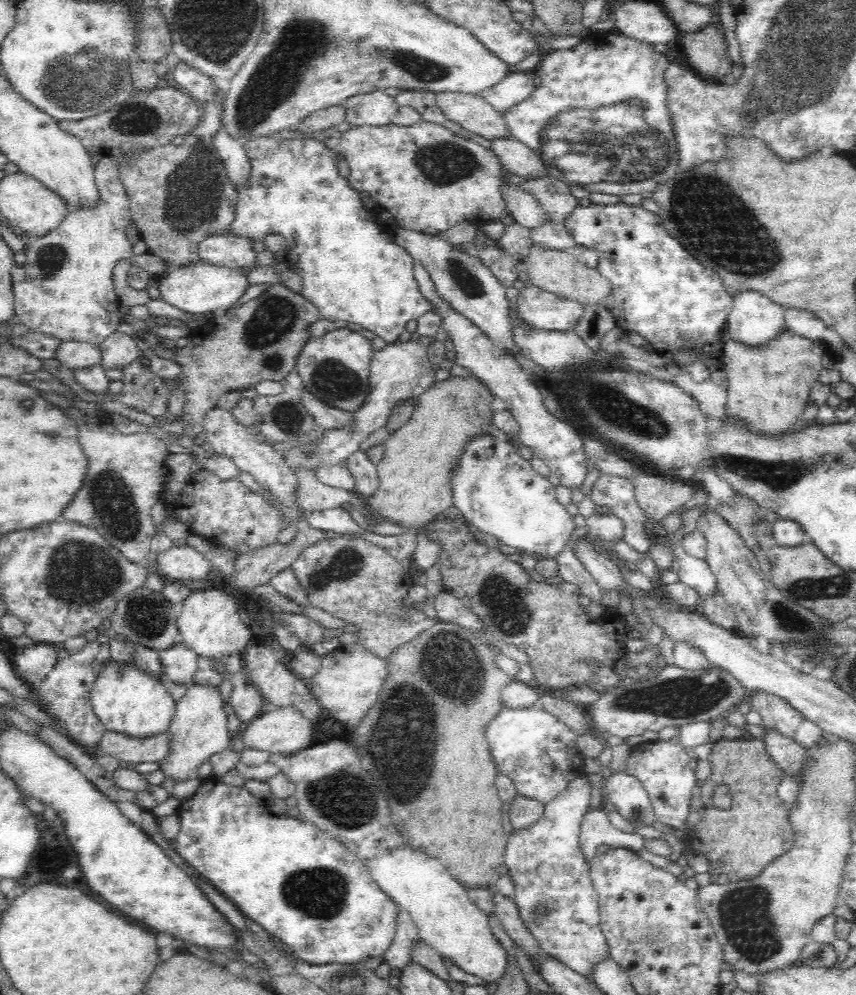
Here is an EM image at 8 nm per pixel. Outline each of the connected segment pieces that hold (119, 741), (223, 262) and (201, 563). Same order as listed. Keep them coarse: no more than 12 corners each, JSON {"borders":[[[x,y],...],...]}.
{"borders":[[[106,730],[93,754],[123,766],[160,762],[170,735],[136,738]],[[232,232],[202,240],[199,260],[239,270],[254,266],[249,239]],[[189,545],[157,555],[168,582],[211,578],[209,557]]]}

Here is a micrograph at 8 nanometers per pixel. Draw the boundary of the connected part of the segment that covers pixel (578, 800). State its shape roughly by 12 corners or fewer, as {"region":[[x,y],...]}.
{"region":[[587,774],[507,837],[541,950],[589,979],[609,956],[582,855]]}

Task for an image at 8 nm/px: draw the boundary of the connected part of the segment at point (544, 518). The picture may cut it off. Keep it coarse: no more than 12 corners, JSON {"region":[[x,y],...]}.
{"region":[[470,440],[452,504],[526,556],[579,532],[513,441]]}

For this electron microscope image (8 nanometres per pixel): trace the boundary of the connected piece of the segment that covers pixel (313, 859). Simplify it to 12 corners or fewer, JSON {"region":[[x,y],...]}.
{"region":[[203,781],[171,852],[312,965],[384,957],[398,906],[310,822]]}

